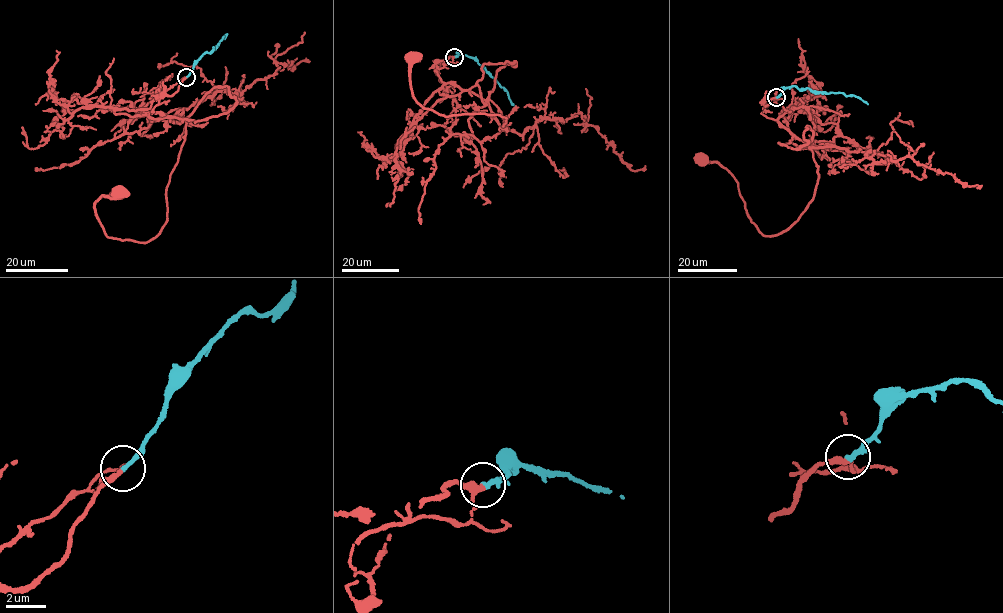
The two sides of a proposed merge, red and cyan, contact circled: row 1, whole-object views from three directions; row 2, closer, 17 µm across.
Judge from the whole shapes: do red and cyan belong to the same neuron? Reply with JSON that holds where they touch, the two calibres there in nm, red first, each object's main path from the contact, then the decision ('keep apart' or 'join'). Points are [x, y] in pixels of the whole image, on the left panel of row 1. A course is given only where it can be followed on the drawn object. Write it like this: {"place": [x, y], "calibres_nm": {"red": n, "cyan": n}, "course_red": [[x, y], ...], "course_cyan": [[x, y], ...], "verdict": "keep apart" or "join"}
{"place": [186, 77], "calibres_nm": {"red": 240, "cyan": 220}, "course_red": [[186, 77], [152, 110], [183, 119], [186, 130], [166, 221], [148, 242], [106, 235], [94, 206], [121, 191]], "course_cyan": [[186, 77], [204, 53], [210, 53], [226, 34], [225, 38]], "verdict": "join"}

